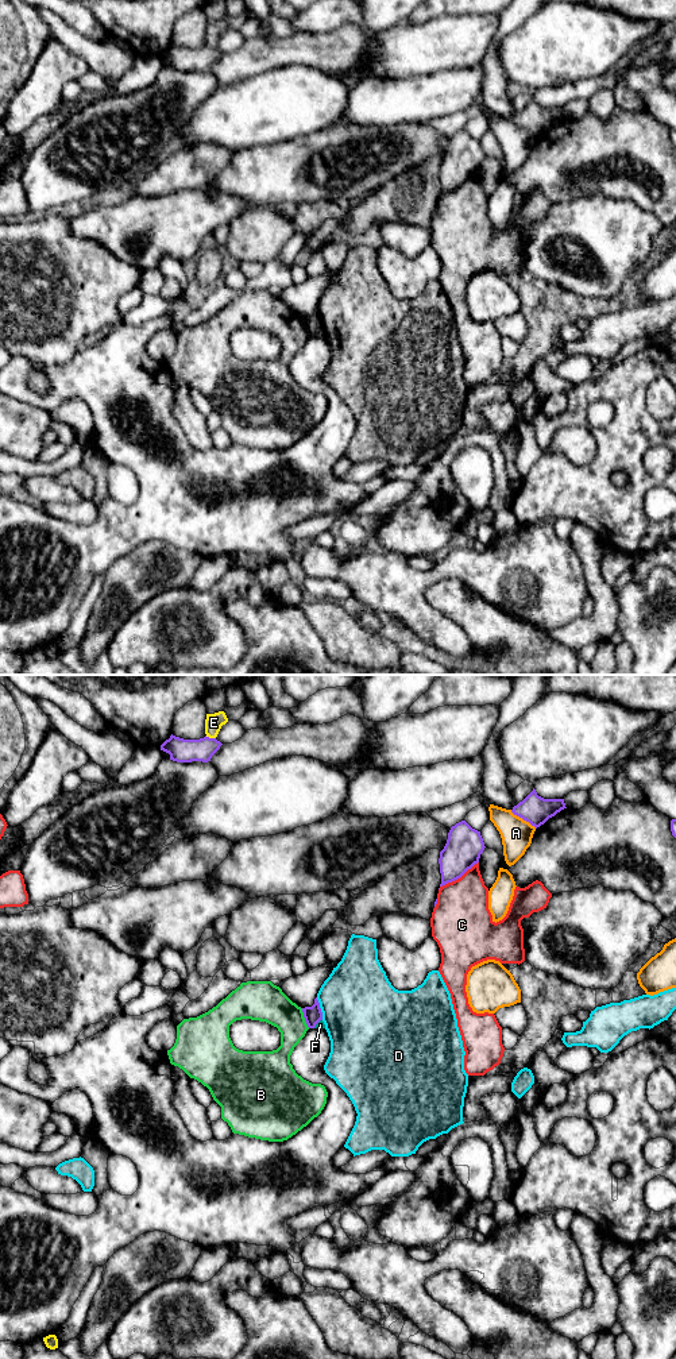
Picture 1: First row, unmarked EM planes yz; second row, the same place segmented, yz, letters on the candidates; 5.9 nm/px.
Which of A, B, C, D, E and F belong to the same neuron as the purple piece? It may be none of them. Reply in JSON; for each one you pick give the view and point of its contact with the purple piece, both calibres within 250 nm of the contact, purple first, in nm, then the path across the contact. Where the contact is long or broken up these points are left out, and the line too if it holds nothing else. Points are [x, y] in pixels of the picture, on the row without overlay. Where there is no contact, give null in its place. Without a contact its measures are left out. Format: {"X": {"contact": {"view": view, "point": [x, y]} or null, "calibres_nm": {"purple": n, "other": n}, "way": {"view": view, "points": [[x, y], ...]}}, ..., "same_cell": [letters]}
{"same_cell": []}

